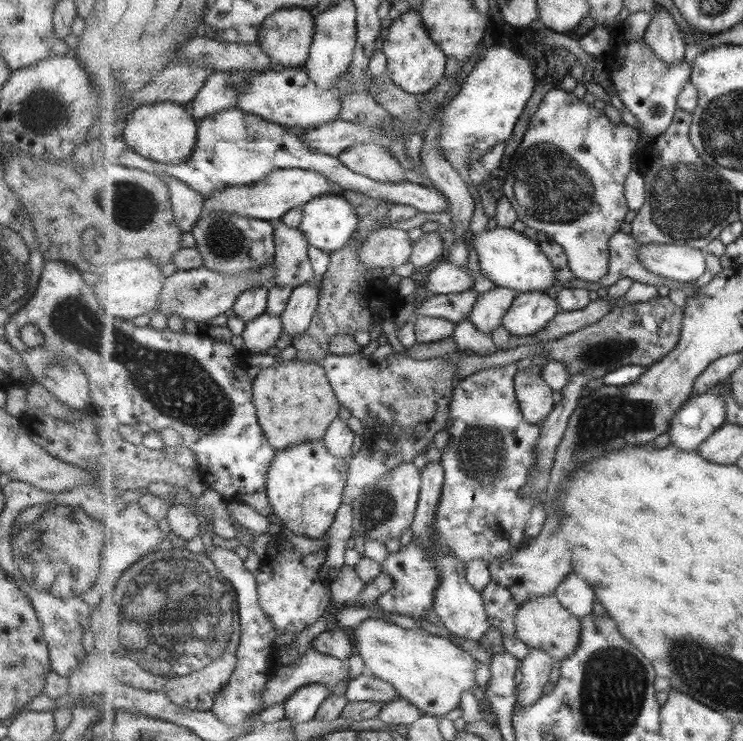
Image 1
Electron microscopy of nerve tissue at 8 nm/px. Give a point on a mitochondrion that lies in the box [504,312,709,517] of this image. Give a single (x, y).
(605, 420)

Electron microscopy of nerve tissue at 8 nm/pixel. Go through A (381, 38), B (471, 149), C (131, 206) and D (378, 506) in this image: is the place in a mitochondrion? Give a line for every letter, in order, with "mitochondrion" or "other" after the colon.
A: other
B: mitochondrion
C: mitochondrion
D: mitochondrion

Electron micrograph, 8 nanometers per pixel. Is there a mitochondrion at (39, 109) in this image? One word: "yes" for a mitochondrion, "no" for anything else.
yes

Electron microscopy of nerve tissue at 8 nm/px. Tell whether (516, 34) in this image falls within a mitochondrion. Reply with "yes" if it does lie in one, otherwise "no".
no

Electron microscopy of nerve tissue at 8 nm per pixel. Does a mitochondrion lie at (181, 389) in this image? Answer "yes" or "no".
yes

